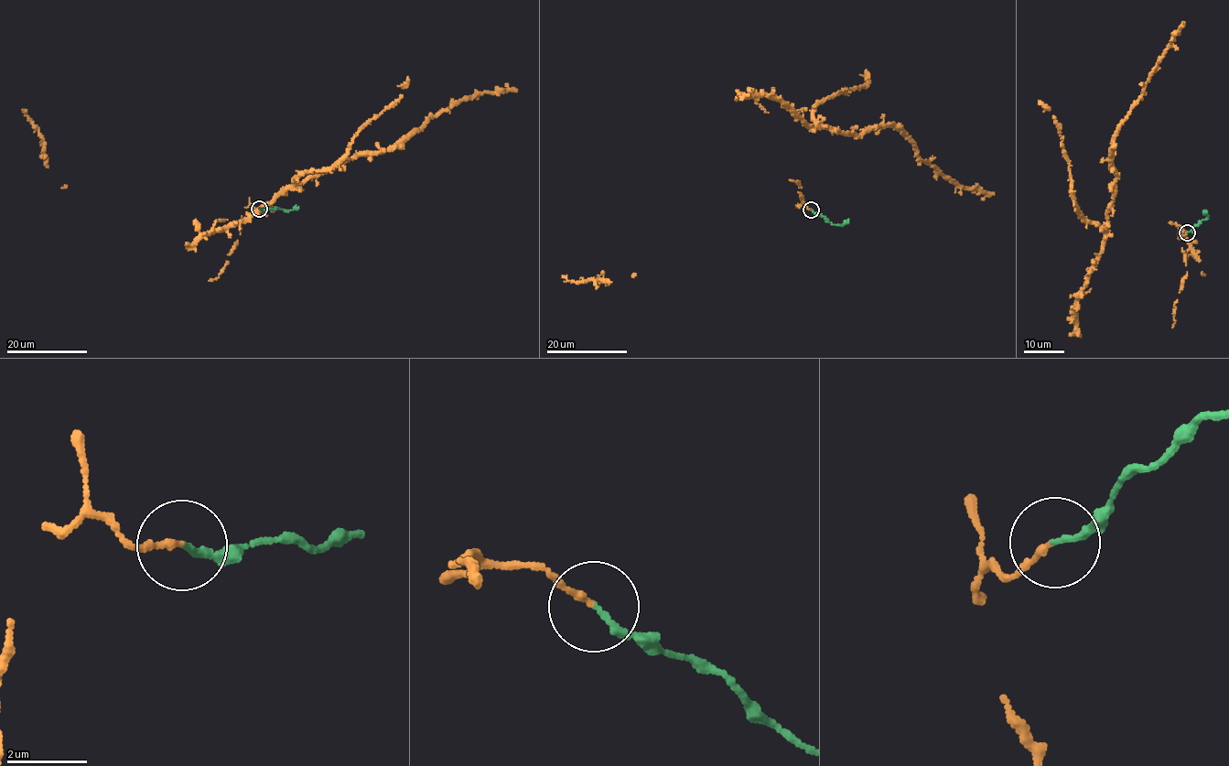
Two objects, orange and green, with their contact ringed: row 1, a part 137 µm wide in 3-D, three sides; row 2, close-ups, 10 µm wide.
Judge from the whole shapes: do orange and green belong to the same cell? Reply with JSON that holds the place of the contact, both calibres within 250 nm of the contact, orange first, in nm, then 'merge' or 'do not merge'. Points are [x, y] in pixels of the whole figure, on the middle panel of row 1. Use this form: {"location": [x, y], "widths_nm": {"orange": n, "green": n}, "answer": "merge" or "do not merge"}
{"location": [811, 210], "widths_nm": {"orange": 140, "green": 150}, "answer": "merge"}

